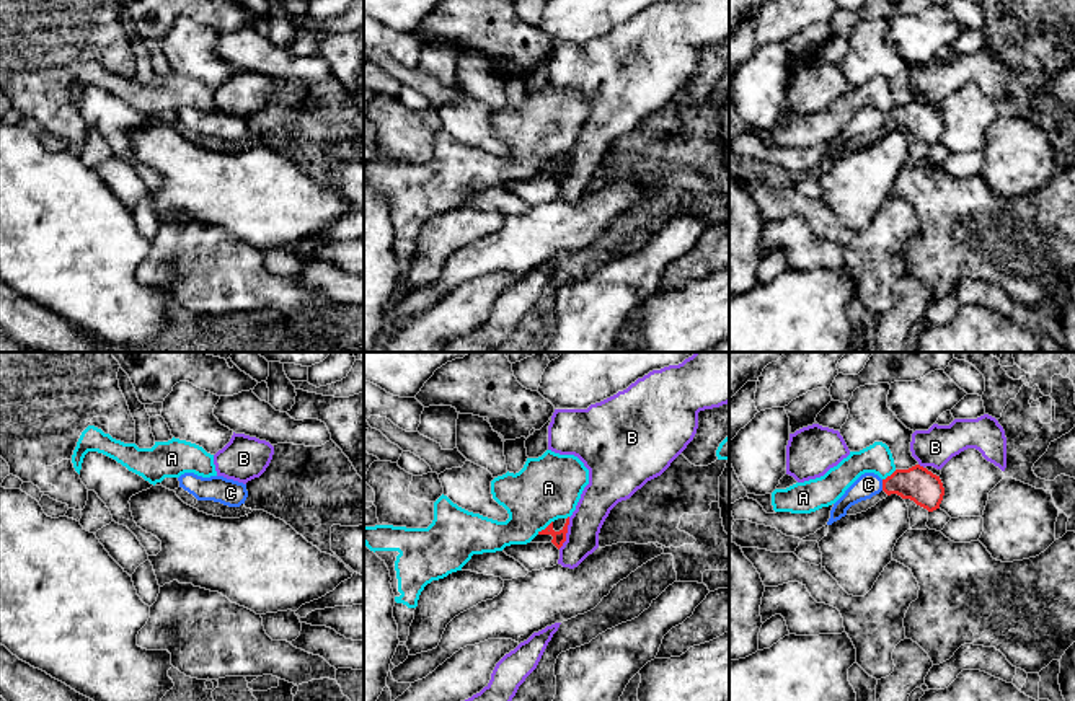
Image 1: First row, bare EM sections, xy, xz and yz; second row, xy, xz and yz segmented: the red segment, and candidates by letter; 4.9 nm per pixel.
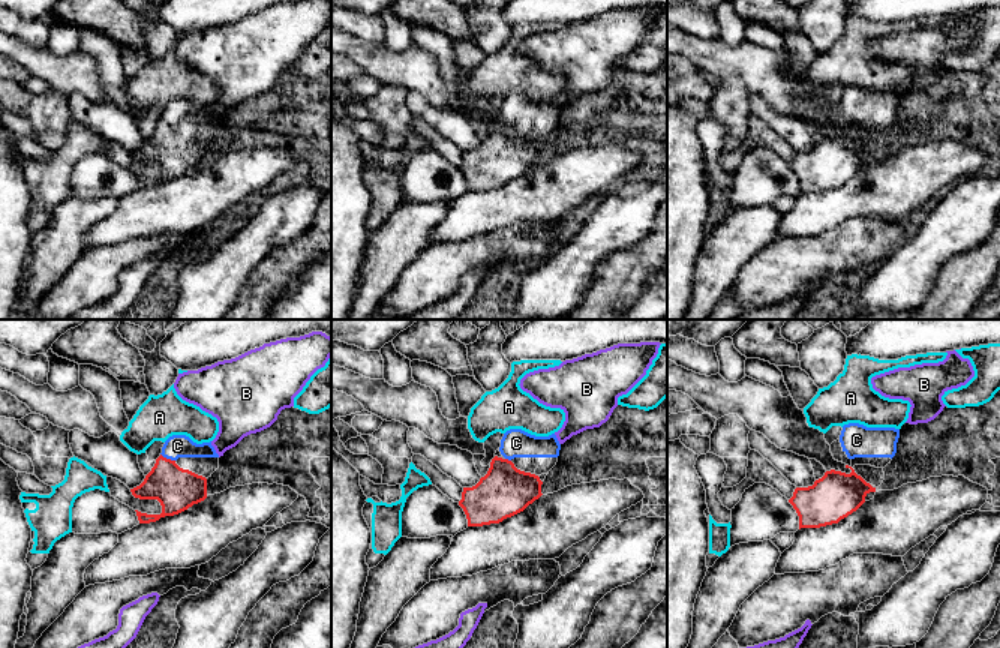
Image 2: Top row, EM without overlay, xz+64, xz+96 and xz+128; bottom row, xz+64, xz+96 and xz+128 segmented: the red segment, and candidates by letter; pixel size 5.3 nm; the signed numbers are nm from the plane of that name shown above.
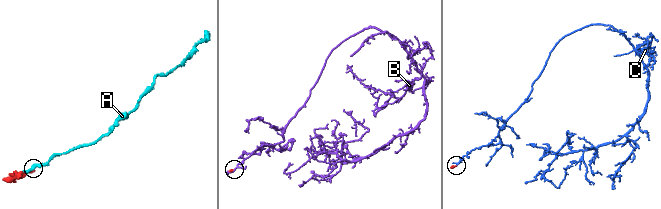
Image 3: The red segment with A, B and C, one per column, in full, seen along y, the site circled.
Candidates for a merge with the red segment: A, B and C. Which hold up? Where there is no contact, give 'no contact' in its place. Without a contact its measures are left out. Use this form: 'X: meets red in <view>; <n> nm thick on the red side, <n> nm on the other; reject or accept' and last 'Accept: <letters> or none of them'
A: meets red in xz; 60 nm thick on the red side, 320 nm on the other; reject
B: meets red in xz; 60 nm thick on the red side, 170 nm on the other; reject
C: meets red in yz; 170 nm thick on the red side, 120 nm on the other; accept
Accept: C

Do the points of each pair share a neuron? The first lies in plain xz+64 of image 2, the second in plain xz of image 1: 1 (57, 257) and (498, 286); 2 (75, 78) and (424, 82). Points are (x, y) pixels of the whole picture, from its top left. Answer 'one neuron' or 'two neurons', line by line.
1: two neurons
2: one neuron

